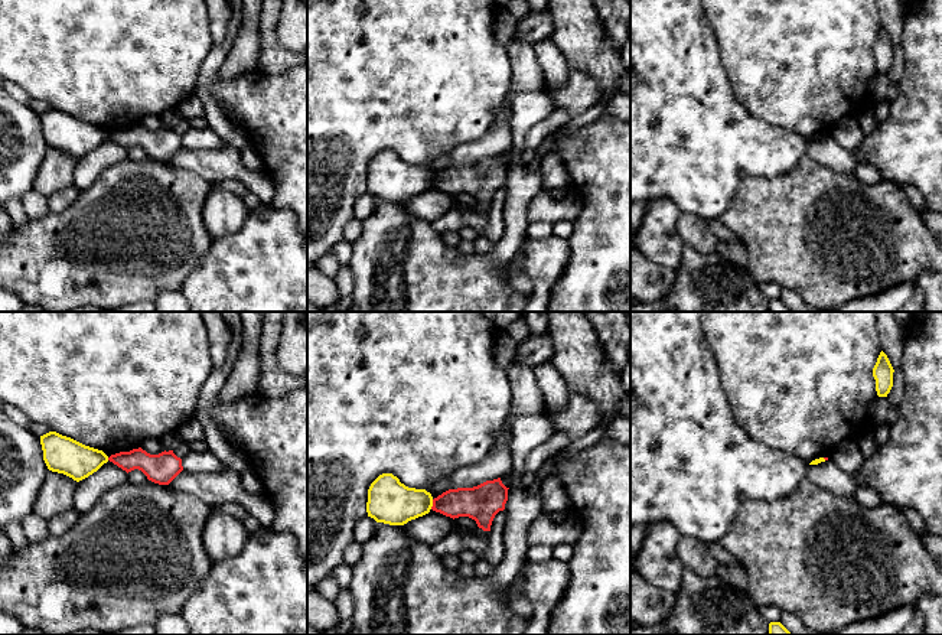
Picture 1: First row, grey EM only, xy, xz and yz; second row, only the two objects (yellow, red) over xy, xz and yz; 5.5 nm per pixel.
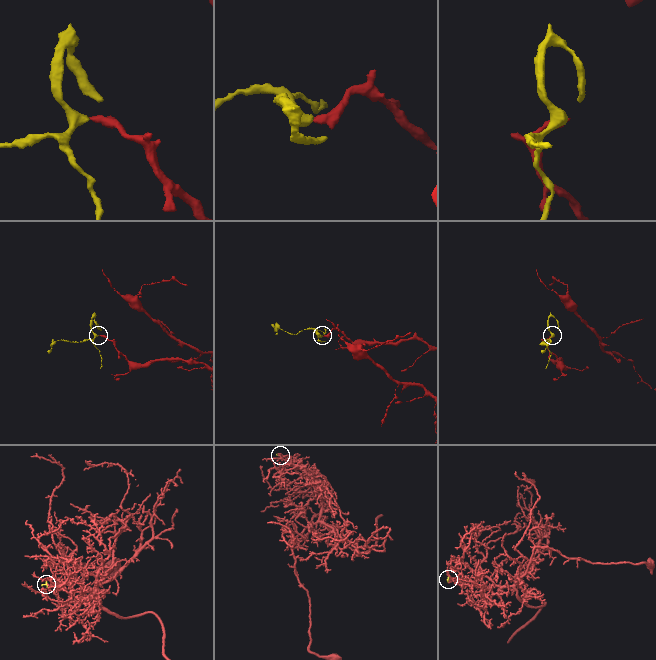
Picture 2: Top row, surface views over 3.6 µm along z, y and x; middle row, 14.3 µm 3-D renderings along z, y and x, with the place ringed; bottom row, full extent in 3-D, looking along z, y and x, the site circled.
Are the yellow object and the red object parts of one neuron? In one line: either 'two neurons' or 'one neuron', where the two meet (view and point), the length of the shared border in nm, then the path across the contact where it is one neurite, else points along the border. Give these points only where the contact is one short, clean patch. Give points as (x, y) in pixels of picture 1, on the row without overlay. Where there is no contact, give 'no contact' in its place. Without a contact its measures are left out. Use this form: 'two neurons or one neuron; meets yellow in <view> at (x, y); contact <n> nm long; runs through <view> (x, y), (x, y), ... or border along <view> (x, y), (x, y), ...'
two neurons; meets yellow in xz at (432, 181); contact 60 nm long; border along xz (433, 176), (430, 185)

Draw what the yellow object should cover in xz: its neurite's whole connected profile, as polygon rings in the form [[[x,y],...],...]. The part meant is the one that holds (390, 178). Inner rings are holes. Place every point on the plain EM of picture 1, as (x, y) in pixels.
[[[392,150],[379,152],[368,166],[366,189],[377,199],[404,202],[428,190],[431,183],[430,169],[405,163]]]

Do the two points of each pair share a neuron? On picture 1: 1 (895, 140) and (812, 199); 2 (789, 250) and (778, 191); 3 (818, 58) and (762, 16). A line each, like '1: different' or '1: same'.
1: different
2: same
3: same

